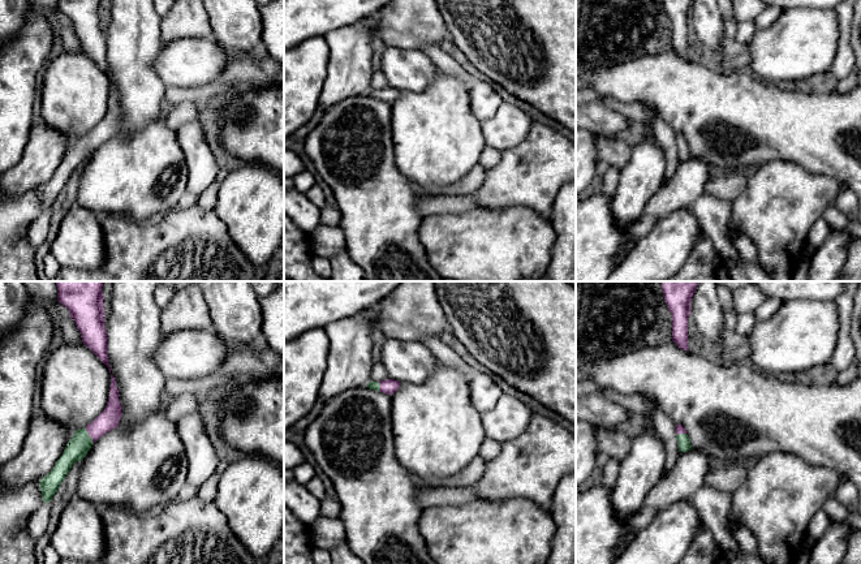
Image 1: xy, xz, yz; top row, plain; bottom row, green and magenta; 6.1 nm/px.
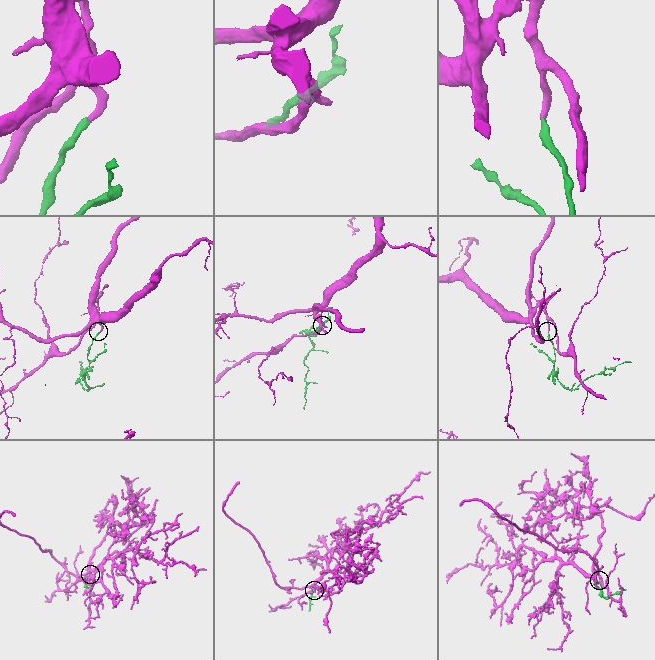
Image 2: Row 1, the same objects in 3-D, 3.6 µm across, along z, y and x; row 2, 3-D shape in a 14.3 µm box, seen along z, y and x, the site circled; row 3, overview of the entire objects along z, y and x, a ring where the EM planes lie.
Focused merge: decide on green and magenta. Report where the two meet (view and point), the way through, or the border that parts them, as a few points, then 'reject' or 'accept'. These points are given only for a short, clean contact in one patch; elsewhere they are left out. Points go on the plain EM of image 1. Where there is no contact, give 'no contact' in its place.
meets green in xy at (87, 143); runs through xy (78, 154), (87, 143), (108, 126); accept

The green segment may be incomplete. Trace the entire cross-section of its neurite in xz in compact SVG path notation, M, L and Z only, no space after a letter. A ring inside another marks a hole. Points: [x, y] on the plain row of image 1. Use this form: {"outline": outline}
{"outline": "M386 87L386 89L380 89L380 90L371 89L366 95L370 98L374 98L374 99L392 103L400 95L400 90L393 89L393 87Z"}

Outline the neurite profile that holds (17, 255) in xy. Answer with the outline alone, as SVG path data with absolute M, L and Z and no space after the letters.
M39 189L21 195L0 191L0 281L39 281L27 231L42 212Z

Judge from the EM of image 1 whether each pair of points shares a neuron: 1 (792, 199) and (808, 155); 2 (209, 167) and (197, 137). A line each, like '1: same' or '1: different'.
1: different
2: same

